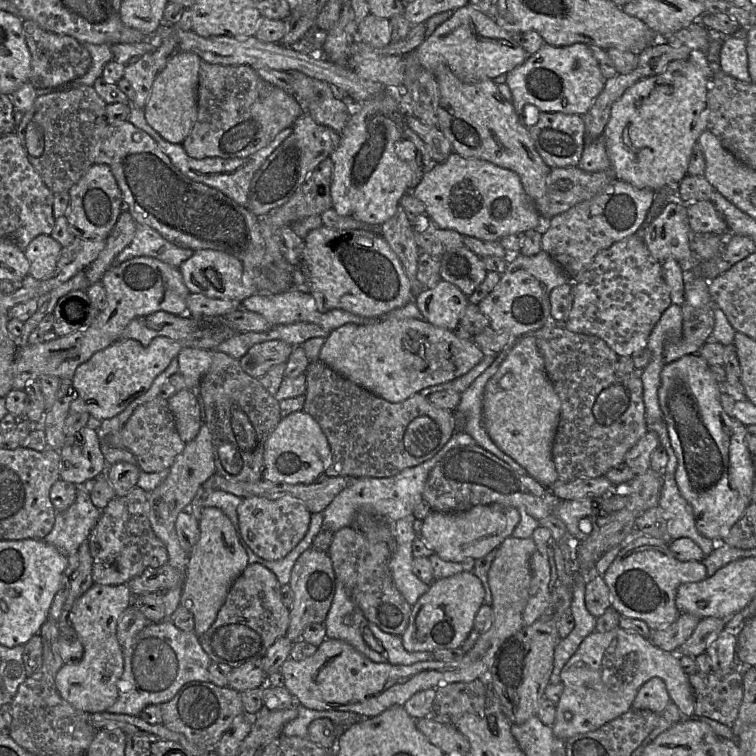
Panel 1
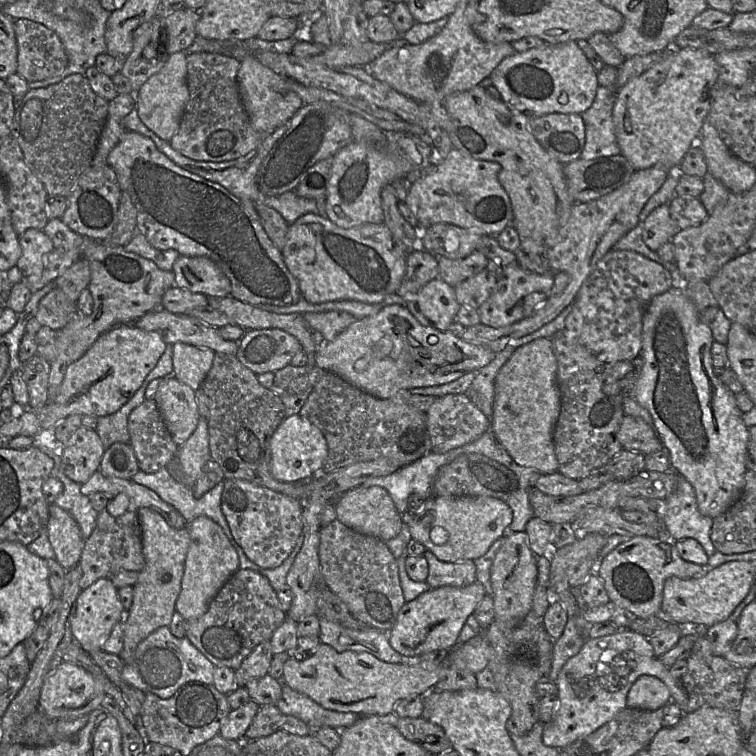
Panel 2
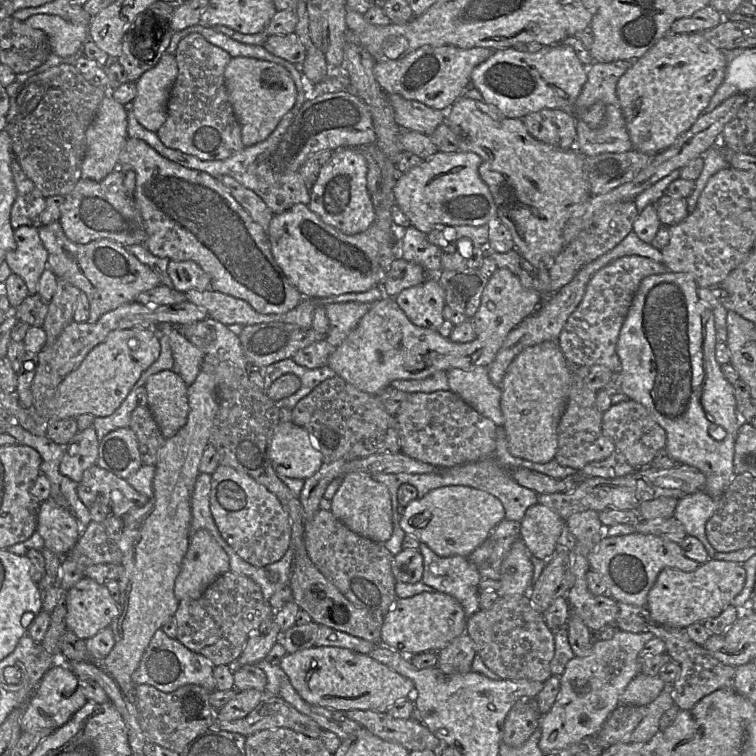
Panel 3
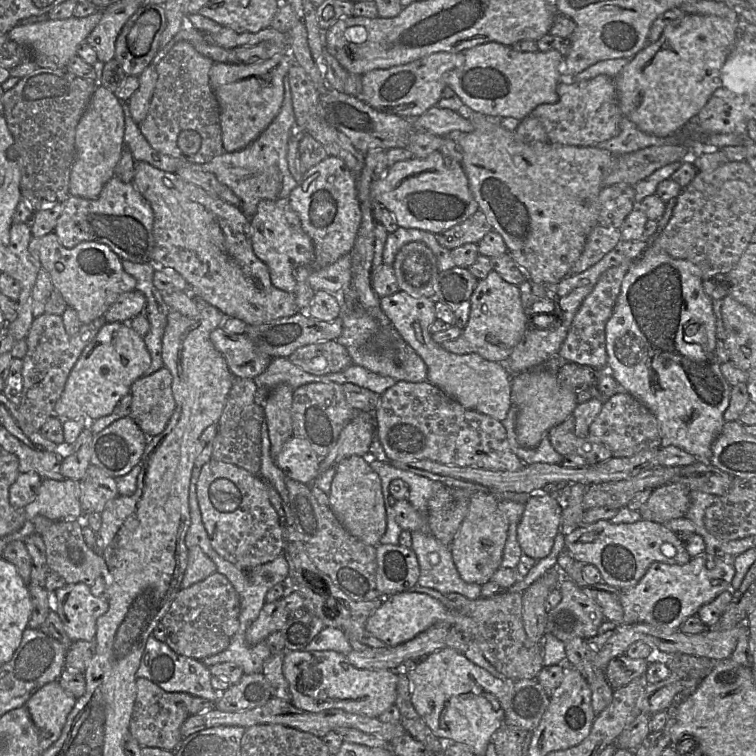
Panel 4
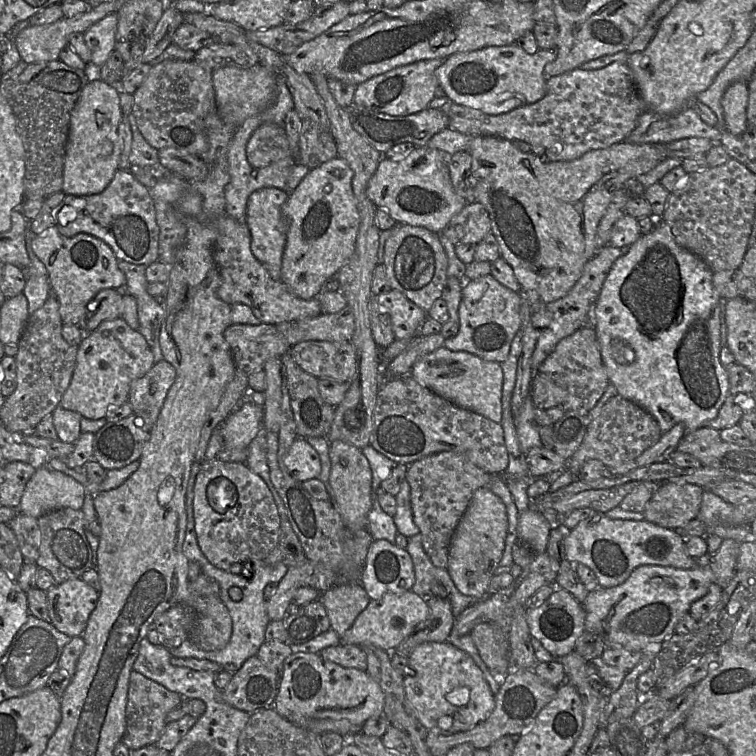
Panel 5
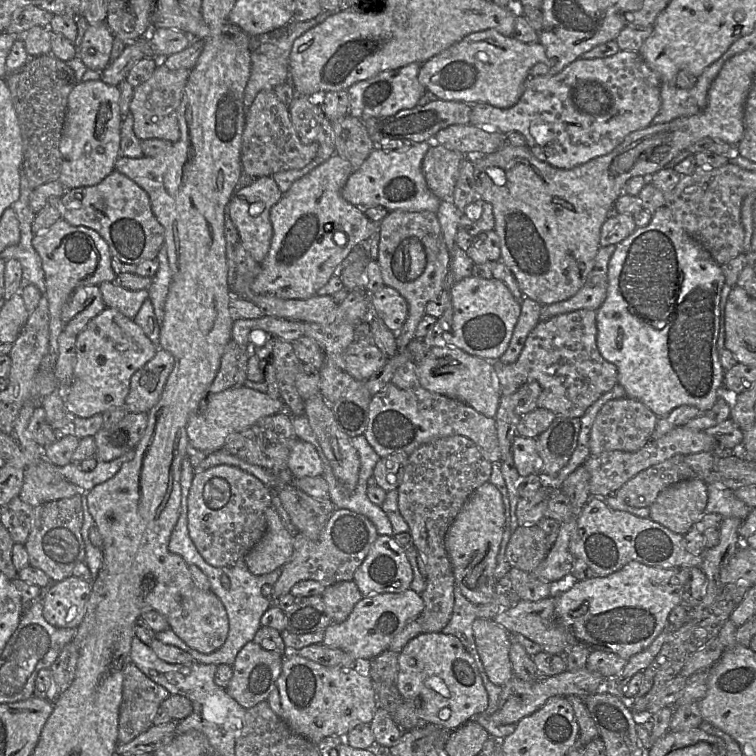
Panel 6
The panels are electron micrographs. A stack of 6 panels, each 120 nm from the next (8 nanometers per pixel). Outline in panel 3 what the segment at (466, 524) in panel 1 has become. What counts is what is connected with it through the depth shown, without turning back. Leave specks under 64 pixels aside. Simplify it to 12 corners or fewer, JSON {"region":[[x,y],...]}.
{"region":[[440,487],[400,527],[441,557],[468,557],[505,519],[501,501]]}

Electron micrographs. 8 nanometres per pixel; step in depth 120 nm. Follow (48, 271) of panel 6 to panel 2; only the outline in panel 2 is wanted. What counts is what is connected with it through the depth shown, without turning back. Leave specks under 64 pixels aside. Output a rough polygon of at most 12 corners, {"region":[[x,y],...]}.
{"region":[[50,219],[54,249],[90,267],[90,315],[36,355],[67,365],[104,333],[160,308],[172,271]]}

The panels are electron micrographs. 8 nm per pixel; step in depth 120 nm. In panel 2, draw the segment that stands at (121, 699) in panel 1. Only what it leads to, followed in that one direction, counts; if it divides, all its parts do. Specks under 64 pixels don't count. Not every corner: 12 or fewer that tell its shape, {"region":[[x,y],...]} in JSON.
{"region":[[161,626],[138,644],[122,678],[172,697],[215,667],[187,637]]}

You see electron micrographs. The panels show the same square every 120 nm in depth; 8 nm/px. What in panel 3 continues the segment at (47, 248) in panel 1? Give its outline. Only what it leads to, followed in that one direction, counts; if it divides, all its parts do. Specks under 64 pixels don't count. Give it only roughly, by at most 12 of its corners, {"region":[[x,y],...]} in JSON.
{"region":[[38,229],[14,230],[16,248],[4,262],[37,293],[47,269]]}

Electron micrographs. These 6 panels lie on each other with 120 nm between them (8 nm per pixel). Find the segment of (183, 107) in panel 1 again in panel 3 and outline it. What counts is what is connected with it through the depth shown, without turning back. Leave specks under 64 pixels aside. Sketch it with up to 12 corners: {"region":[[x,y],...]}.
{"region":[[163,54],[134,83],[133,113],[157,132],[178,74]]}

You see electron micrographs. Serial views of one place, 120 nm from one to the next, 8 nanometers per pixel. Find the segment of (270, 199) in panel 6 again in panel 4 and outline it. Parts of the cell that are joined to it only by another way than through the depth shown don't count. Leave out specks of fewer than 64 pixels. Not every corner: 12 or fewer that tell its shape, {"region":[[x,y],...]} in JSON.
{"region":[[289,198],[261,200],[253,251],[271,283],[294,293],[315,251]]}

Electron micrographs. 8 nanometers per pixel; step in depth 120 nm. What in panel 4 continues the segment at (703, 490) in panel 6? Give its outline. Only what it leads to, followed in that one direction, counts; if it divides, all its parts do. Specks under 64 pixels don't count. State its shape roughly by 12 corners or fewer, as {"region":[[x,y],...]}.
{"region":[[688,487],[653,489],[639,510],[642,519],[664,524],[685,517]]}

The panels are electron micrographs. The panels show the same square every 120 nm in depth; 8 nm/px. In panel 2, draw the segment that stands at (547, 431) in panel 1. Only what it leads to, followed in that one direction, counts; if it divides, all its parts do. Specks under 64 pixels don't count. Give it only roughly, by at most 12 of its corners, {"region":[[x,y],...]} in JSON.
{"region":[[552,341],[518,347],[494,382],[491,430],[516,463],[558,472]]}

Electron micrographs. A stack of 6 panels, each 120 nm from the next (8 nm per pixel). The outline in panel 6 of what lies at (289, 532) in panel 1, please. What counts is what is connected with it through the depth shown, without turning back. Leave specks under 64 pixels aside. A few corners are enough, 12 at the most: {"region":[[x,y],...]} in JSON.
{"region":[[237,467],[197,472],[189,536],[233,566],[264,536],[270,490]]}

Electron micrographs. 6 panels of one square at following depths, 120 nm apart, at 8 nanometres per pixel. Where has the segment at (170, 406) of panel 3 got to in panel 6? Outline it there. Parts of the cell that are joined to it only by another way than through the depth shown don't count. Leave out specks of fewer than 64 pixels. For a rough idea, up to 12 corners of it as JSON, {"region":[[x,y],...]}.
{"region":[[158,347],[131,376],[125,409],[147,414],[159,401],[173,356]]}

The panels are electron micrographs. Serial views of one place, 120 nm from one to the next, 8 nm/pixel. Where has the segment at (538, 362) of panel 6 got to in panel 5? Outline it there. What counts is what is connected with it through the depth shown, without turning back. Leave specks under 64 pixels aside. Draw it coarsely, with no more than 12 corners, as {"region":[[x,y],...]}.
{"region":[[593,325],[559,341],[539,366],[587,414],[610,383]]}

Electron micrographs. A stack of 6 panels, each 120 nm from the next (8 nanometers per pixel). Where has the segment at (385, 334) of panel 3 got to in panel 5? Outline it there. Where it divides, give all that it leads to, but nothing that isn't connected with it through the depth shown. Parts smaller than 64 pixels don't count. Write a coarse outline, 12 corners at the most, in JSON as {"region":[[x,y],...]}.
{"region":[[465,280],[459,331],[443,346],[503,363],[521,329],[521,292]]}

